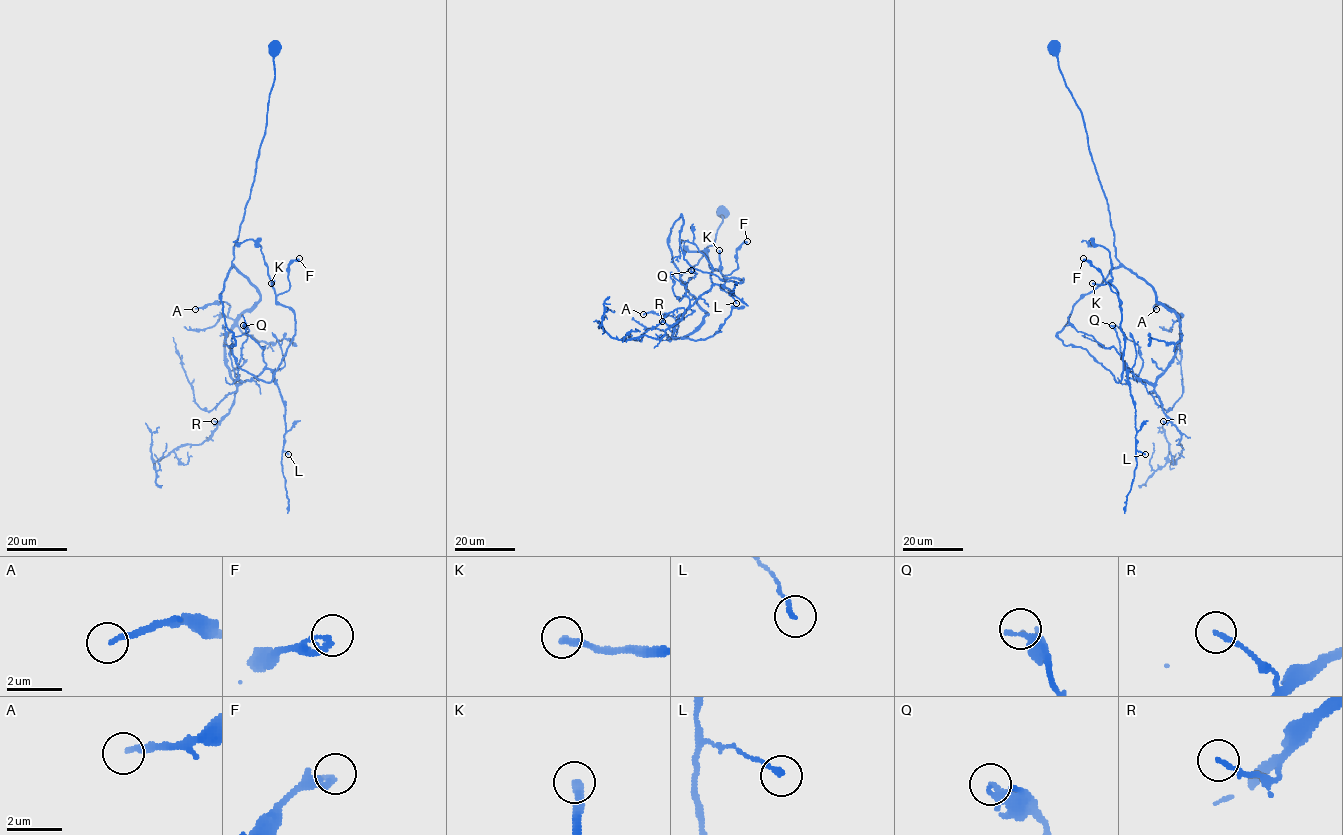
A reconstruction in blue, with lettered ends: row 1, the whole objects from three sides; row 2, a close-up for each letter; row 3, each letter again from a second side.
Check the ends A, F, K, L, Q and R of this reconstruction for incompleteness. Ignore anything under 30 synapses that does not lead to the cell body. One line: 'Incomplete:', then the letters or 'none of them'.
Incomplete: A, K

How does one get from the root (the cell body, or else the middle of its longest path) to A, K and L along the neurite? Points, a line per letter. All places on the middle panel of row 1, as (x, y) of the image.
A: (722, 215), (713, 244), (680, 276), (707, 314), (703, 320), (678, 338), (673, 317), (643, 314)
K: (722, 215), (713, 244), (680, 278), (668, 237), (681, 215), (683, 258), (741, 282), (722, 275), (719, 250)
L: (722, 215), (713, 244), (680, 276), (707, 314), (688, 336), (672, 336), (677, 319), (715, 284), (736, 303)

